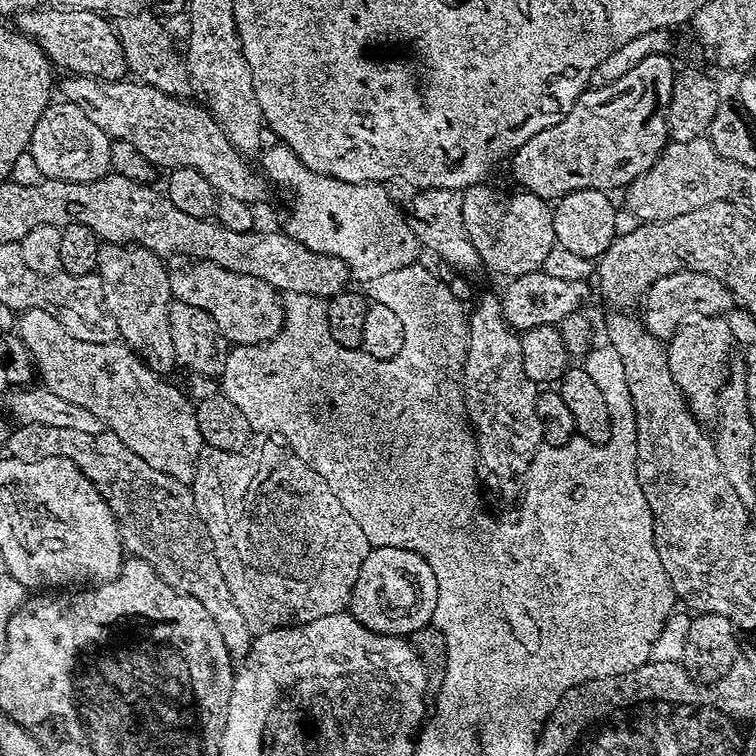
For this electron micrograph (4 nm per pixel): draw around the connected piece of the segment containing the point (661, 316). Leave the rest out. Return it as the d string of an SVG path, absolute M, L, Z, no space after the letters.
M678 271L654 282L645 293L642 322L648 332L666 340L681 327L696 319L727 315L734 306L732 292L713 275L701 271Z

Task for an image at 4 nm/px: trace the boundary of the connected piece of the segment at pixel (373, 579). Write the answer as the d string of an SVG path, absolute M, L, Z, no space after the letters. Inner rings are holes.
M394 546L373 547L358 582L348 601L347 611L358 622L378 634L412 638L428 623L435 621L440 607L440 579L428 565L428 560L418 553Z

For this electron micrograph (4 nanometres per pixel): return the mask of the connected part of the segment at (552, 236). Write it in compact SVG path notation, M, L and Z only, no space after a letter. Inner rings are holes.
M485 182L482 184L475 184L474 186L465 189L463 191L463 220L466 221L467 233L471 236L471 241L474 242L475 248L479 252L481 261L487 266L487 264L494 270L506 274L508 278L517 277L520 275L534 273L541 271L546 262L550 250L552 250L557 245L557 238L555 232L555 220L554 220L554 210L551 203L547 200L542 199L538 195L534 195L532 192L525 192L523 190L515 190L516 192L506 192L500 190L491 185L490 182Z

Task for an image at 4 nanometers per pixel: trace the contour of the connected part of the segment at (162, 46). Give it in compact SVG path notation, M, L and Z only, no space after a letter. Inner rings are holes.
M150 14L121 15L116 22L117 36L123 47L124 61L129 73L143 84L154 86L168 96L186 98L194 90L194 81L188 69L187 59L178 52L169 32L159 20Z

